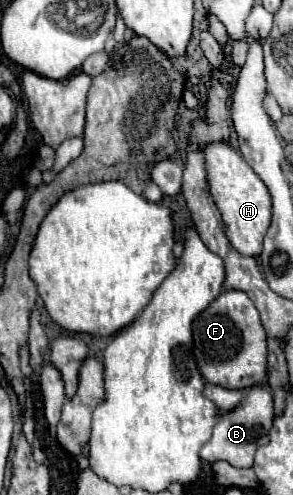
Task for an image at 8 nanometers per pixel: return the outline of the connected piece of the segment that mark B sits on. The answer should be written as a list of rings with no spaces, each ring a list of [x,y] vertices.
[[[250,387],[244,391],[242,401],[234,409],[230,409],[226,415],[220,417],[220,421],[214,427],[212,439],[202,447],[200,457],[208,461],[210,465],[216,461],[226,461],[238,469],[252,467],[256,449],[268,443],[268,431],[272,429],[272,421],[274,421],[272,395],[264,387]]]

